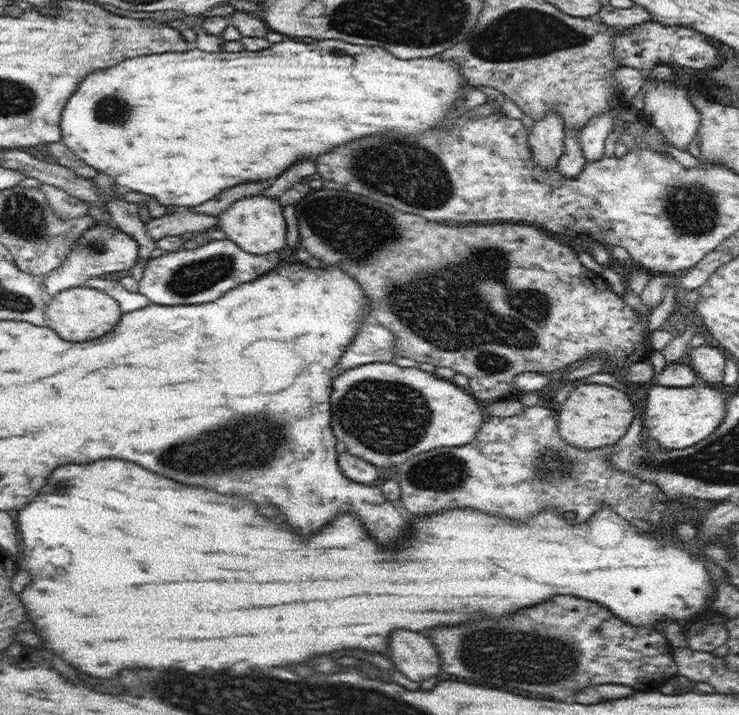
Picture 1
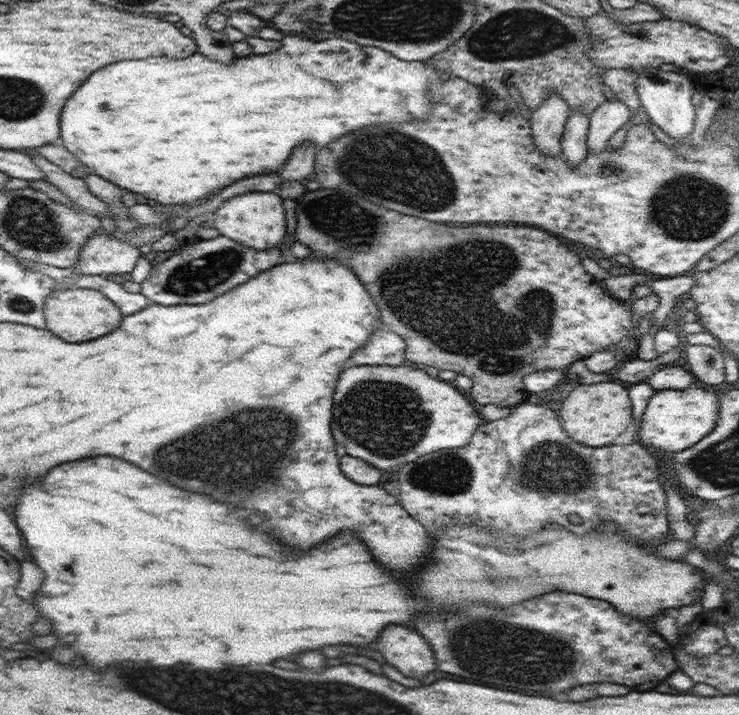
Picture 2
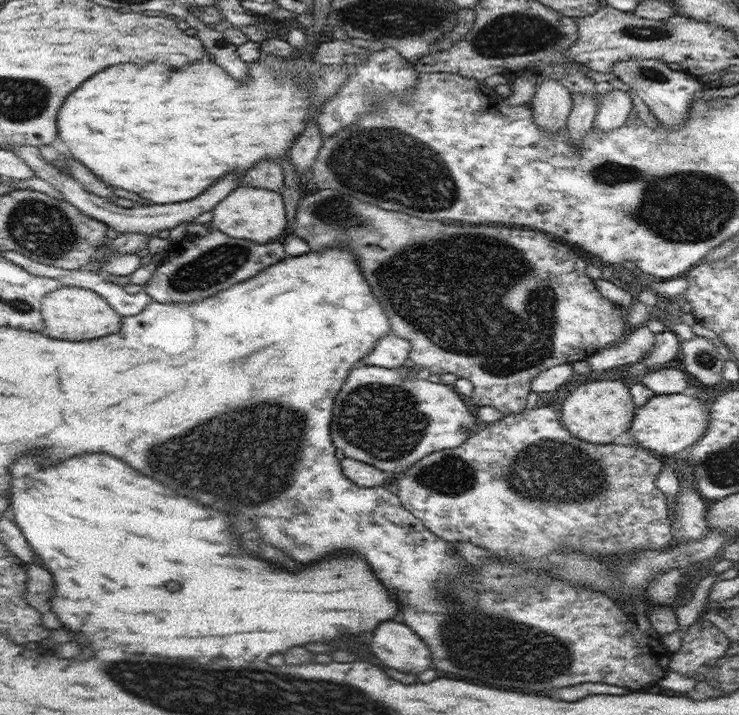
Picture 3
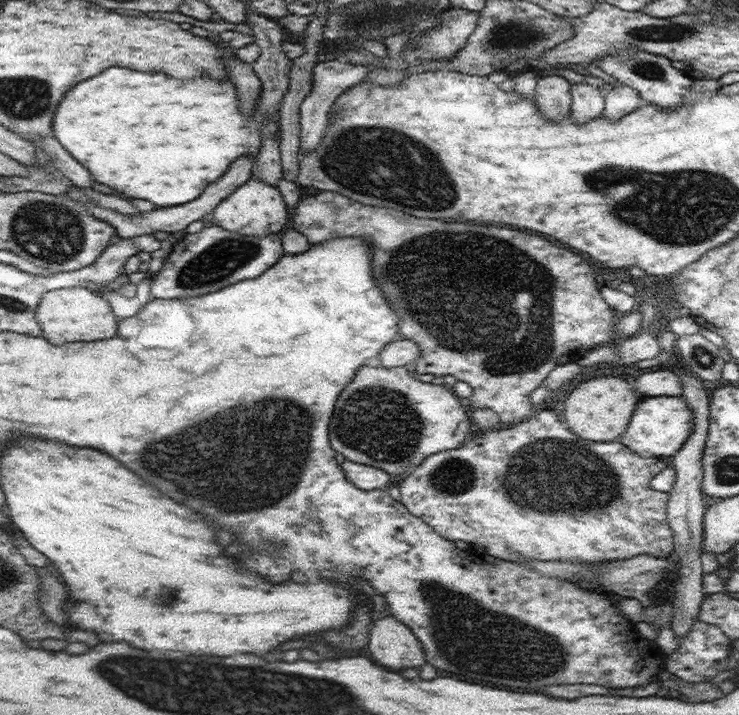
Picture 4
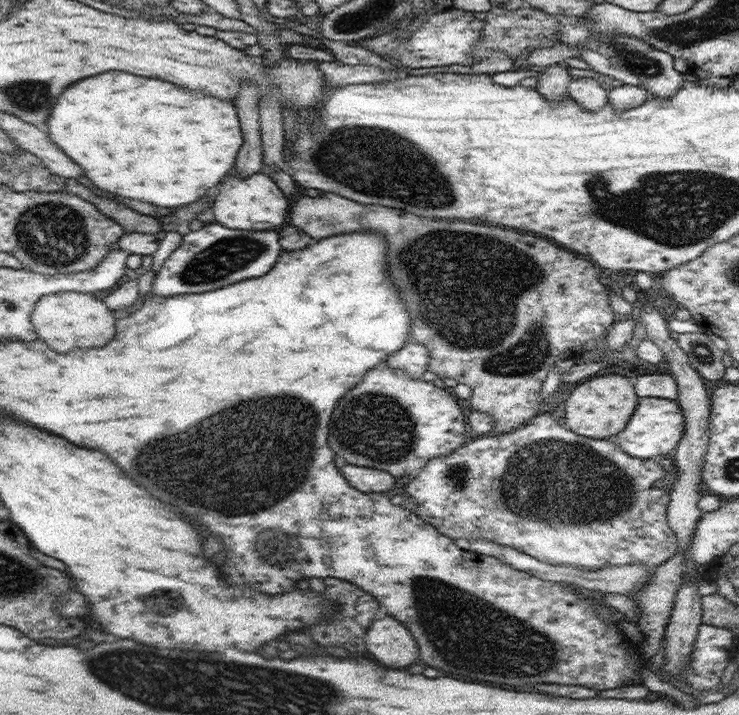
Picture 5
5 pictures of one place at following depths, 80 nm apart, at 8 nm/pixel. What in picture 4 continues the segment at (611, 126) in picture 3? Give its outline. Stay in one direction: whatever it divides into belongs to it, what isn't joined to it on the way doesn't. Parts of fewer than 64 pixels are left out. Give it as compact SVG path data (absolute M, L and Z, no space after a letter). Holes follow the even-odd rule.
M626 85L612 86L605 96L605 109L603 114L610 122L616 122L629 112L636 110L644 105L640 94Z

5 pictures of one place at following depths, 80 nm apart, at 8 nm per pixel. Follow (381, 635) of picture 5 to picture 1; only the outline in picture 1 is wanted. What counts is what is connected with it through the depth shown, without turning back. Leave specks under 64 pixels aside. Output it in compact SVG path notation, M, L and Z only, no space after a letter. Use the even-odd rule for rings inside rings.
M398 630L390 634L390 658L394 666L410 680L422 682L440 672L440 656L432 640L410 632Z

